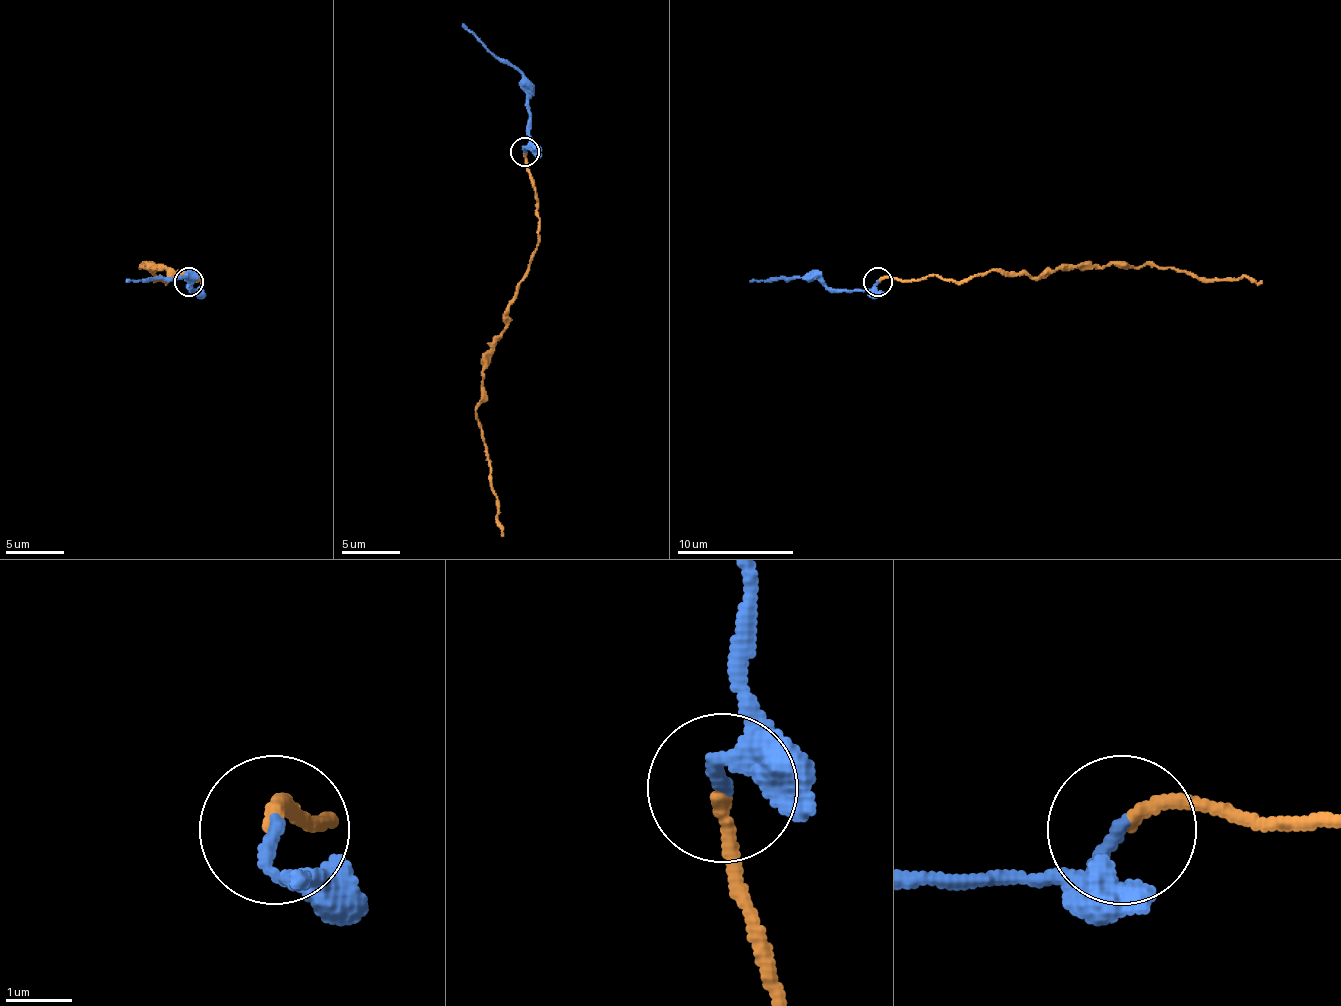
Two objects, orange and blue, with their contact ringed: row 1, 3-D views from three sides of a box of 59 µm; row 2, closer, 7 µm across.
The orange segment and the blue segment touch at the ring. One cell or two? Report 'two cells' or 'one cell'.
one cell

